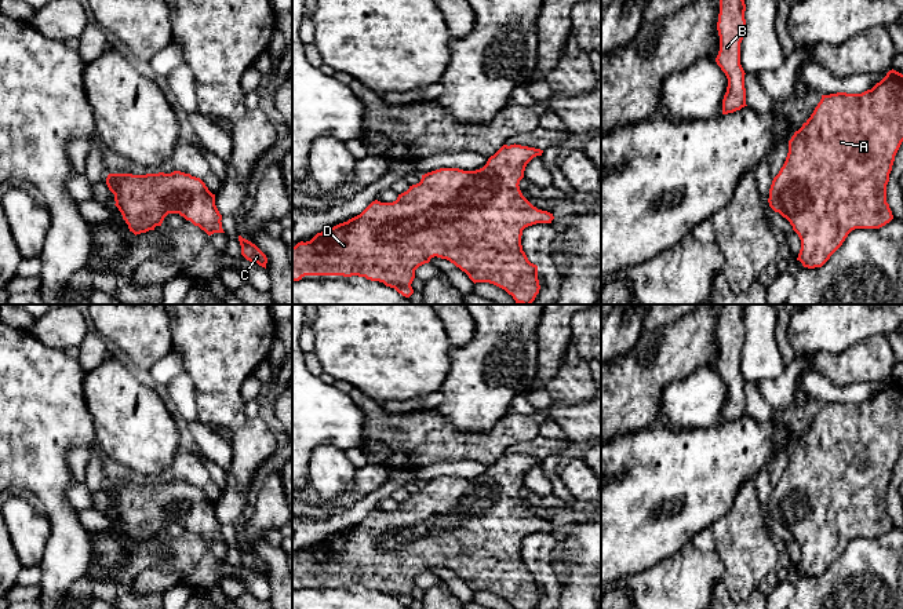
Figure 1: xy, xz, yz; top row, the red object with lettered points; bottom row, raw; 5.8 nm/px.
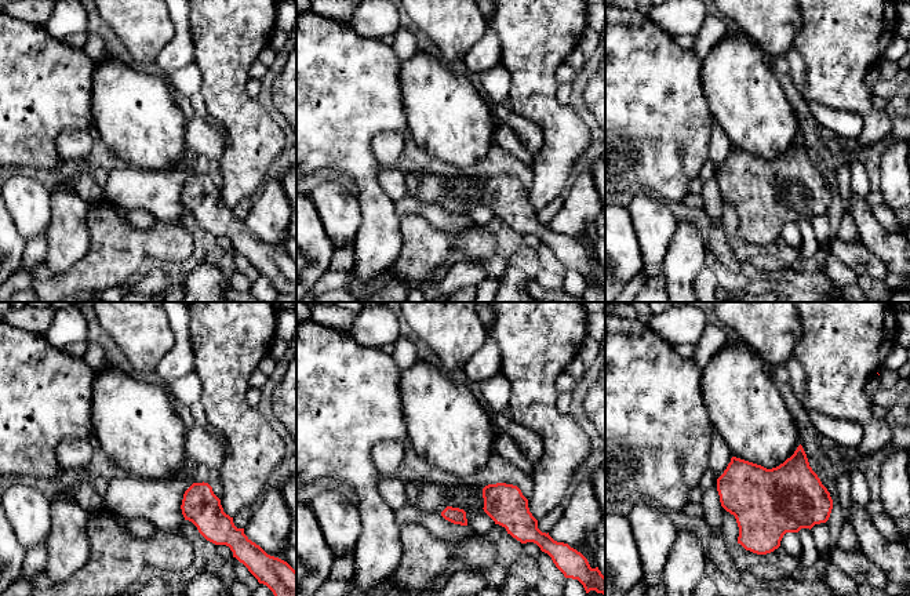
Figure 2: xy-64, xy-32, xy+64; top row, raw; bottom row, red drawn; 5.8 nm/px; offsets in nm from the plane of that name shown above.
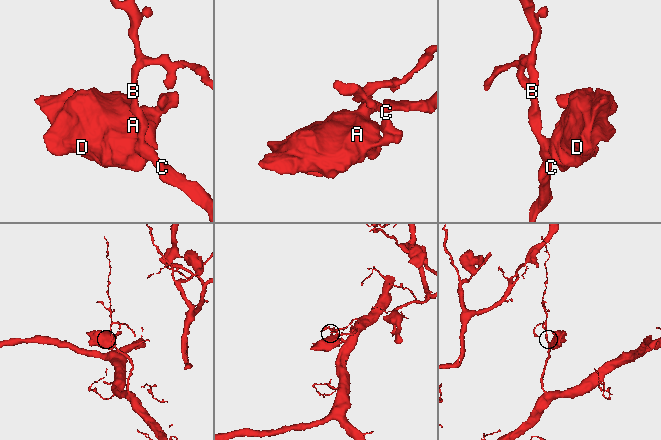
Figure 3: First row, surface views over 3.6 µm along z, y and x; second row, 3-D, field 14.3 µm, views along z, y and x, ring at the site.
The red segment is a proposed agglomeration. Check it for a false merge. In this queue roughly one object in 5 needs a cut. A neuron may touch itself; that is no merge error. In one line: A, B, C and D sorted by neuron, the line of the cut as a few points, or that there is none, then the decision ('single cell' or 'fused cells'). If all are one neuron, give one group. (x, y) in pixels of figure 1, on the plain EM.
A B C D; no cut; single cell

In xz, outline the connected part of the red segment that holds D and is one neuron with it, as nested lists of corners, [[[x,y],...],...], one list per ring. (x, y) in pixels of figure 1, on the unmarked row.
[[[503,453],[487,473],[476,479],[459,477],[440,477],[422,484],[419,492],[398,503],[393,511],[372,510],[360,524],[317,541],[310,550],[301,550],[292,555],[292,590],[305,584],[343,584],[365,586],[383,591],[398,602],[409,606],[415,579],[437,565],[447,568],[465,580],[476,591],[489,591],[513,605],[514,609],[535,609],[540,594],[538,575],[531,572],[522,559],[522,539],[536,532],[551,532],[553,522],[538,518],[521,502],[520,489],[524,486],[527,473],[543,459]]]

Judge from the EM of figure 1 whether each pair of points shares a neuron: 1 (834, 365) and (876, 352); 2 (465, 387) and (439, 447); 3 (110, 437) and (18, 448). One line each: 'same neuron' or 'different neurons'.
1: same neuron
2: different neurons
3: different neurons

